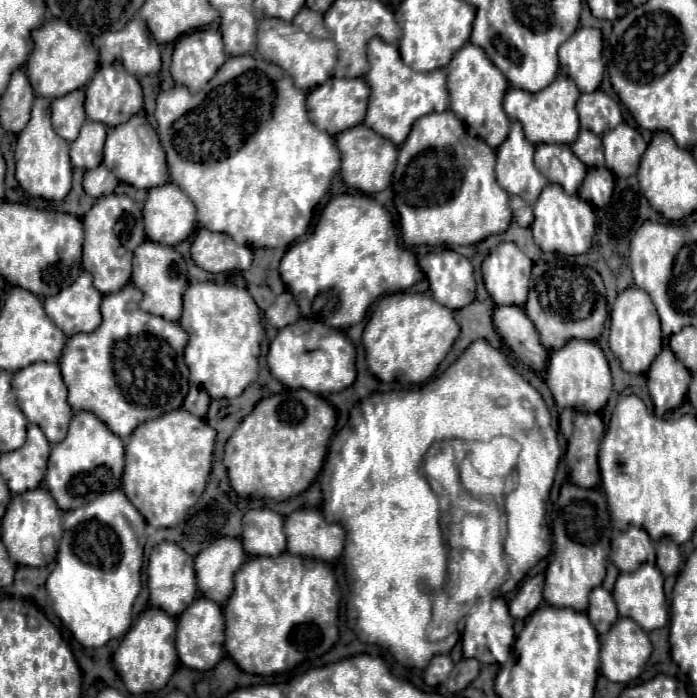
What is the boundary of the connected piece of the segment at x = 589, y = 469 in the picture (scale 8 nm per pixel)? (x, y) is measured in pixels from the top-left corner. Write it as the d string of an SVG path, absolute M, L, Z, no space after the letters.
M566 408L560 412L560 432L568 440L566 466L570 480L582 488L594 488L600 482L596 456L600 440L604 438L602 418Z

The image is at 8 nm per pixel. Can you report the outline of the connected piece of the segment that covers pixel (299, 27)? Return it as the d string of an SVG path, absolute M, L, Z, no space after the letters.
M302 8L292 22L276 18L264 18L258 22L258 54L264 60L284 68L292 76L294 86L308 92L332 76L338 48L332 40L332 32L328 32L324 24L324 14Z

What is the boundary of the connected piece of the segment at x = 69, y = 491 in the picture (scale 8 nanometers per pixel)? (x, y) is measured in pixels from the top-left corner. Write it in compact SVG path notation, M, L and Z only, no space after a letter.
M92 412L74 414L68 434L60 444L52 446L48 458L48 470L44 484L54 496L60 510L74 510L88 504L96 496L120 488L120 476L124 470L124 444L122 440L108 430L108 426L92 416Z

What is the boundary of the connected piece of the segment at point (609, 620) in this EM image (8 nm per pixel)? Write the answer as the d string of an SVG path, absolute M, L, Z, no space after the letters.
M596 586L590 592L590 606L588 606L588 618L592 620L594 628L598 630L598 634L608 632L608 628L614 624L614 620L618 618L616 612L616 604L614 598L608 590L604 590L602 586Z

